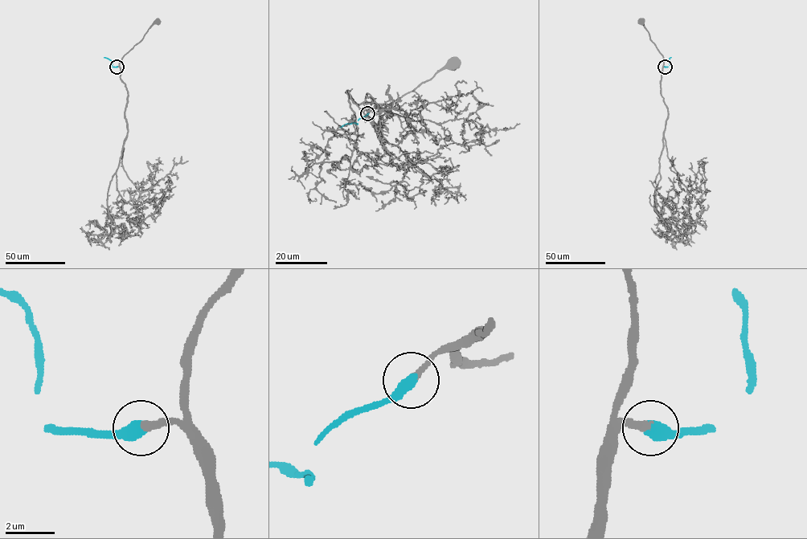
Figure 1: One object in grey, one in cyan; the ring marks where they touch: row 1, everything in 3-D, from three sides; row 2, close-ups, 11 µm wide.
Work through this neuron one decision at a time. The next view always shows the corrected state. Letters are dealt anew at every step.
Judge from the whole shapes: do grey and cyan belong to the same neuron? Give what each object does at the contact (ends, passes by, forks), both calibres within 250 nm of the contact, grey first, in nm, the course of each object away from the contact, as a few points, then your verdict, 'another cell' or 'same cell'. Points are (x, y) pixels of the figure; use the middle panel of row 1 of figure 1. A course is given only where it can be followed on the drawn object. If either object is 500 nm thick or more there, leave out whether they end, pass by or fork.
calibres 280 and 550 nm; course grey (367, 113), (372, 110), (380, 111), (452, 63); course cyan (367, 113), (357, 124), (349, 123), (340, 127); same cell

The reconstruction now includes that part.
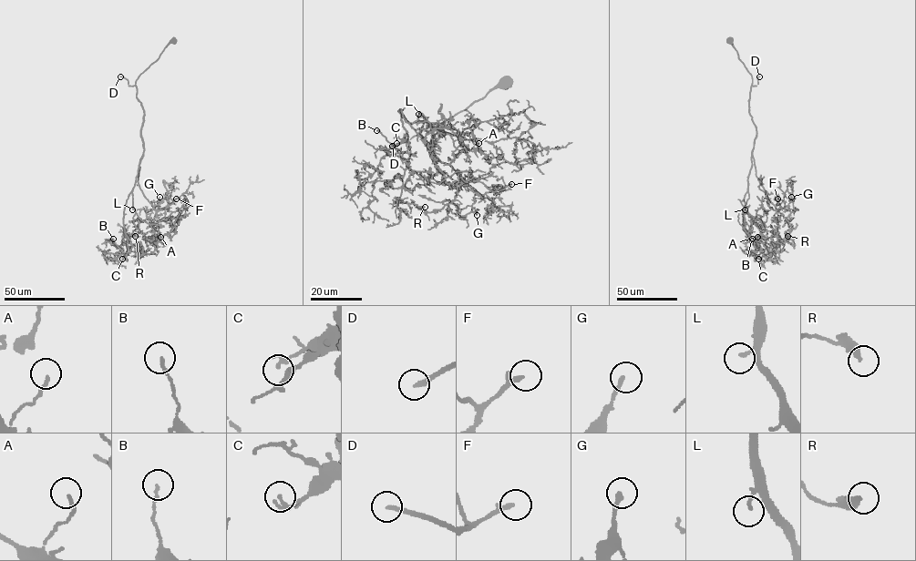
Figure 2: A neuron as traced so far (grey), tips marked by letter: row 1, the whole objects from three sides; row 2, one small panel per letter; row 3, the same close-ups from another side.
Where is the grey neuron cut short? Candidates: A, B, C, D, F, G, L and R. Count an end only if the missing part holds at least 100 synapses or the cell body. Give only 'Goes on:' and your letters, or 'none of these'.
Goes on: D, F

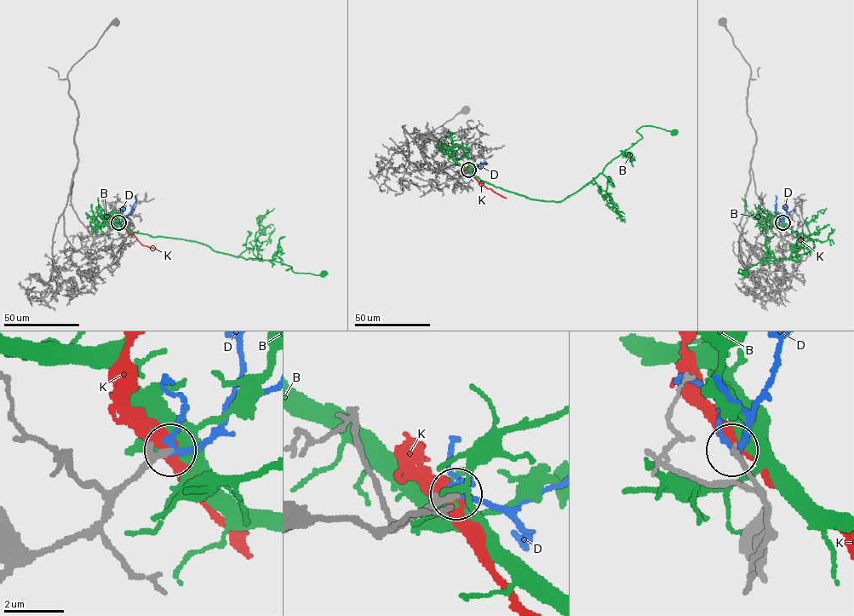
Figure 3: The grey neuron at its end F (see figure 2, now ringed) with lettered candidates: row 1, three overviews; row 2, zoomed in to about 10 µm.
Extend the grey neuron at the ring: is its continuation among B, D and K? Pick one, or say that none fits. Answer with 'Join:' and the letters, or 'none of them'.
Join: D

